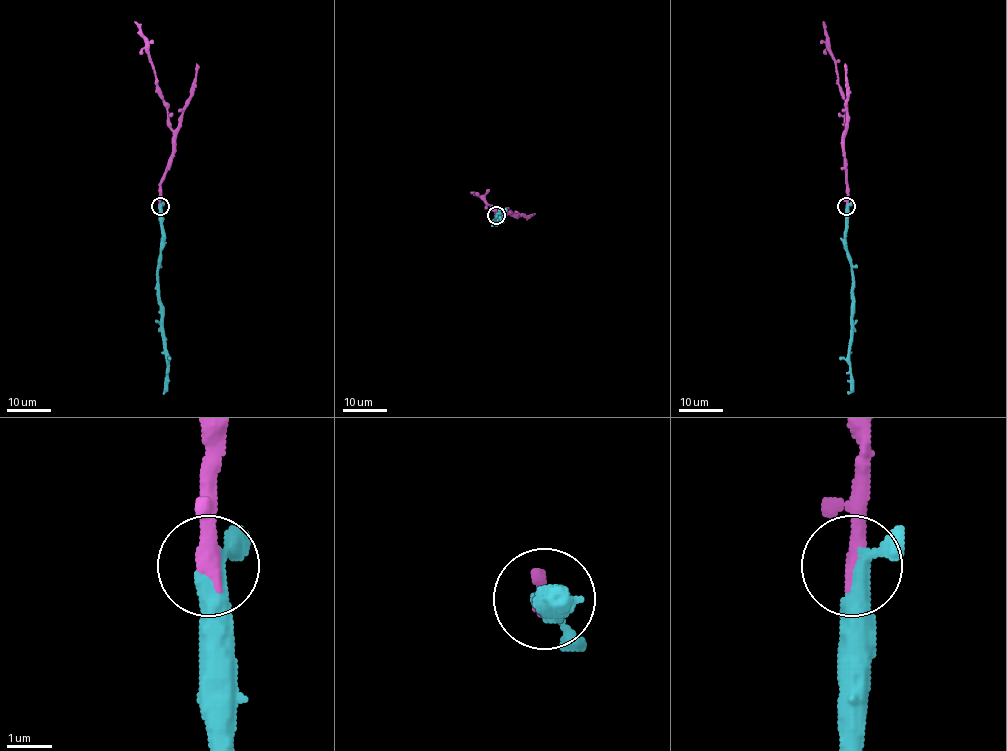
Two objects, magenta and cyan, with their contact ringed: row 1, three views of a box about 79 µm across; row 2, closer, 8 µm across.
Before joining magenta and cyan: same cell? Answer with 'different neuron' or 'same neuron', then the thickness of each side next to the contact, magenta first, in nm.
same neuron | 420/400 nm

